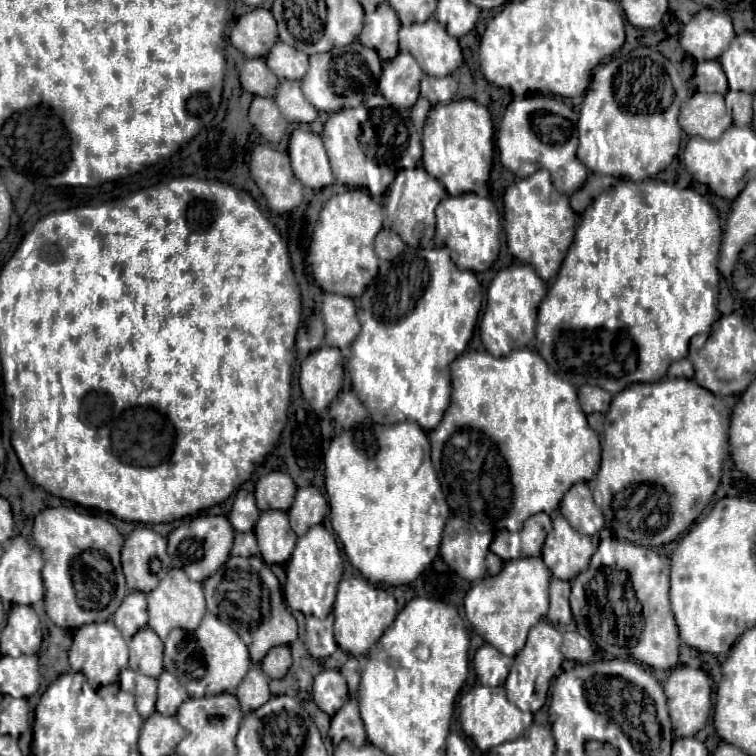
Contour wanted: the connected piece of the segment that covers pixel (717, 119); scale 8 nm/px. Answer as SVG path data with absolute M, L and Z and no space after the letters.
M696 92L680 108L678 120L688 136L700 136L706 140L720 138L720 134L732 126L732 118L726 112L722 94Z

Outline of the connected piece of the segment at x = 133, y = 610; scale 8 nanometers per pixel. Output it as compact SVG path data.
M130 592L128 598L120 604L120 610L114 614L114 624L122 632L126 640L132 638L138 630L142 630L148 624L148 606L146 606L146 594Z

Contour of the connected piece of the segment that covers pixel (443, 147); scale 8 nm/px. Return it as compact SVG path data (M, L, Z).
M470 98L434 106L422 130L422 148L424 170L434 176L450 196L464 192L480 194L488 182L494 158L494 126L488 108Z

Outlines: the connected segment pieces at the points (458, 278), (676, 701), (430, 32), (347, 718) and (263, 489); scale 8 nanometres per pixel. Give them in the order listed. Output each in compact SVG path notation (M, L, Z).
M408 248L392 262L380 264L376 280L358 300L362 330L350 344L348 354L342 352L342 366L350 372L352 388L368 408L372 422L396 424L408 420L420 424L424 430L438 426L450 403L450 362L466 350L466 338L470 342L474 334L480 306L480 282L474 272L454 266L448 248Z
M678 666L672 670L668 680L664 682L664 692L668 696L668 710L670 710L670 720L674 728L674 736L694 736L698 730L704 728L708 714L710 714L710 696L712 696L712 680L708 674L700 668L690 668L690 666Z
M436 18L400 28L400 50L412 54L430 76L448 76L462 64L458 40L452 38Z
M348 700L334 716L330 726L330 738L334 746L338 746L342 740L350 740L356 748L366 744L366 732L362 726L362 718L358 712L358 700Z
M274 470L256 482L256 504L260 510L288 510L294 502L296 484L290 474Z

